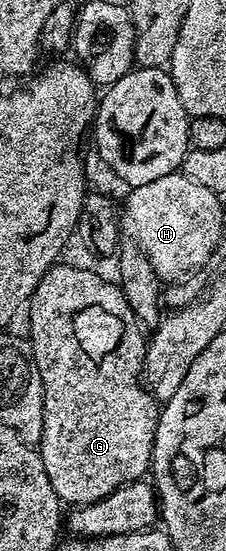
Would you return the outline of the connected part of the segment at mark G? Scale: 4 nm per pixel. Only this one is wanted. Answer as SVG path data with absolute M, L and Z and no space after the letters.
M55 263L50 266L47 273L42 276L36 291L30 297L28 310L30 309L30 333L28 340L36 367L40 371L40 383L44 387L44 431L42 432L42 443L40 452L44 471L48 471L48 479L52 483L52 491L56 491L59 501L70 507L81 507L91 505L100 499L104 499L109 493L119 489L121 485L137 482L147 476L154 459L154 436L158 426L158 414L160 412L159 402L150 396L144 388L144 370L146 368L147 338L142 337L143 326L134 317L133 311L125 301L121 288L112 280L105 281L98 273L90 269L81 269L78 265L62 265Z

